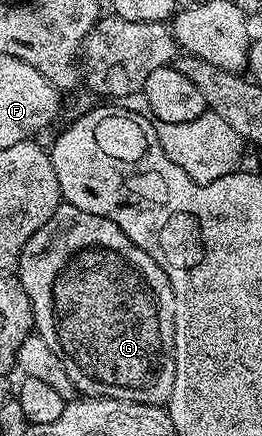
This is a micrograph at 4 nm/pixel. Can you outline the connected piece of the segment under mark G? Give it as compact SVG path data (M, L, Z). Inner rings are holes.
M61 204L54 212L54 216L50 216L50 220L46 220L46 224L42 224L42 228L38 228L38 232L34 232L34 236L30 236L30 240L22 248L18 263L18 277L32 305L35 333L40 334L42 340L50 344L50 348L54 348L54 352L62 360L66 376L70 376L70 380L76 385L81 395L90 398L117 398L123 402L141 402L151 406L167 403L174 388L174 368L176 367L174 292L170 288L170 280L166 272L162 272L162 268L158 268L156 261L146 252L142 252L142 248L138 248L138 244L134 244L130 236L126 236L126 232L118 228L118 224L114 224L114 220L94 216L82 208Z

